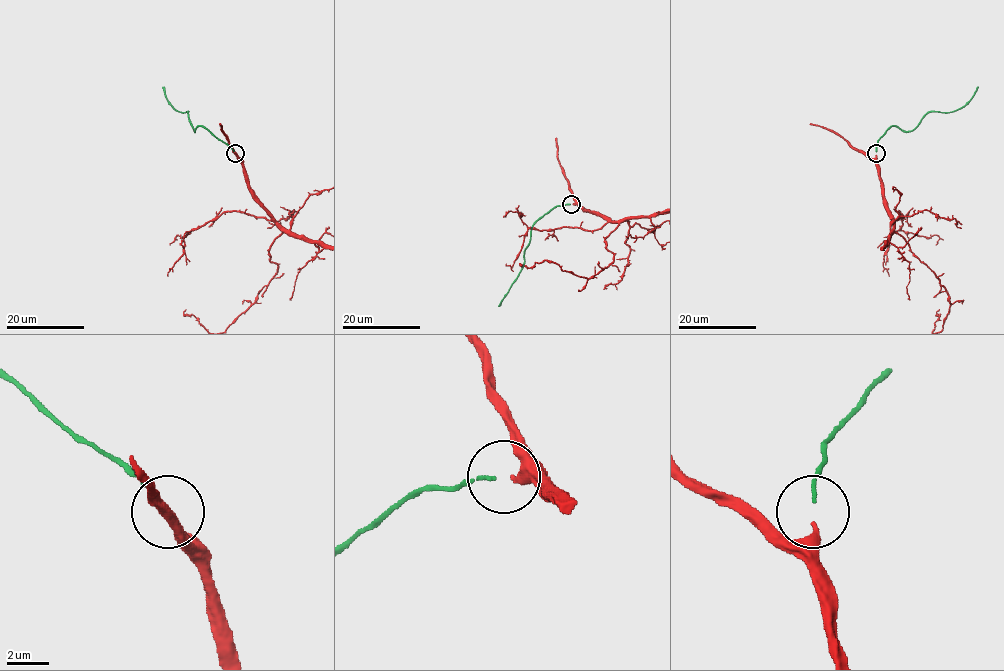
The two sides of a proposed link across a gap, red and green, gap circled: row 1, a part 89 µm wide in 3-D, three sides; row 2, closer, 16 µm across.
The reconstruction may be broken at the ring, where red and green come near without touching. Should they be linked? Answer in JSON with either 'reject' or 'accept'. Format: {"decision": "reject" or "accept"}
{"decision": "accept"}

